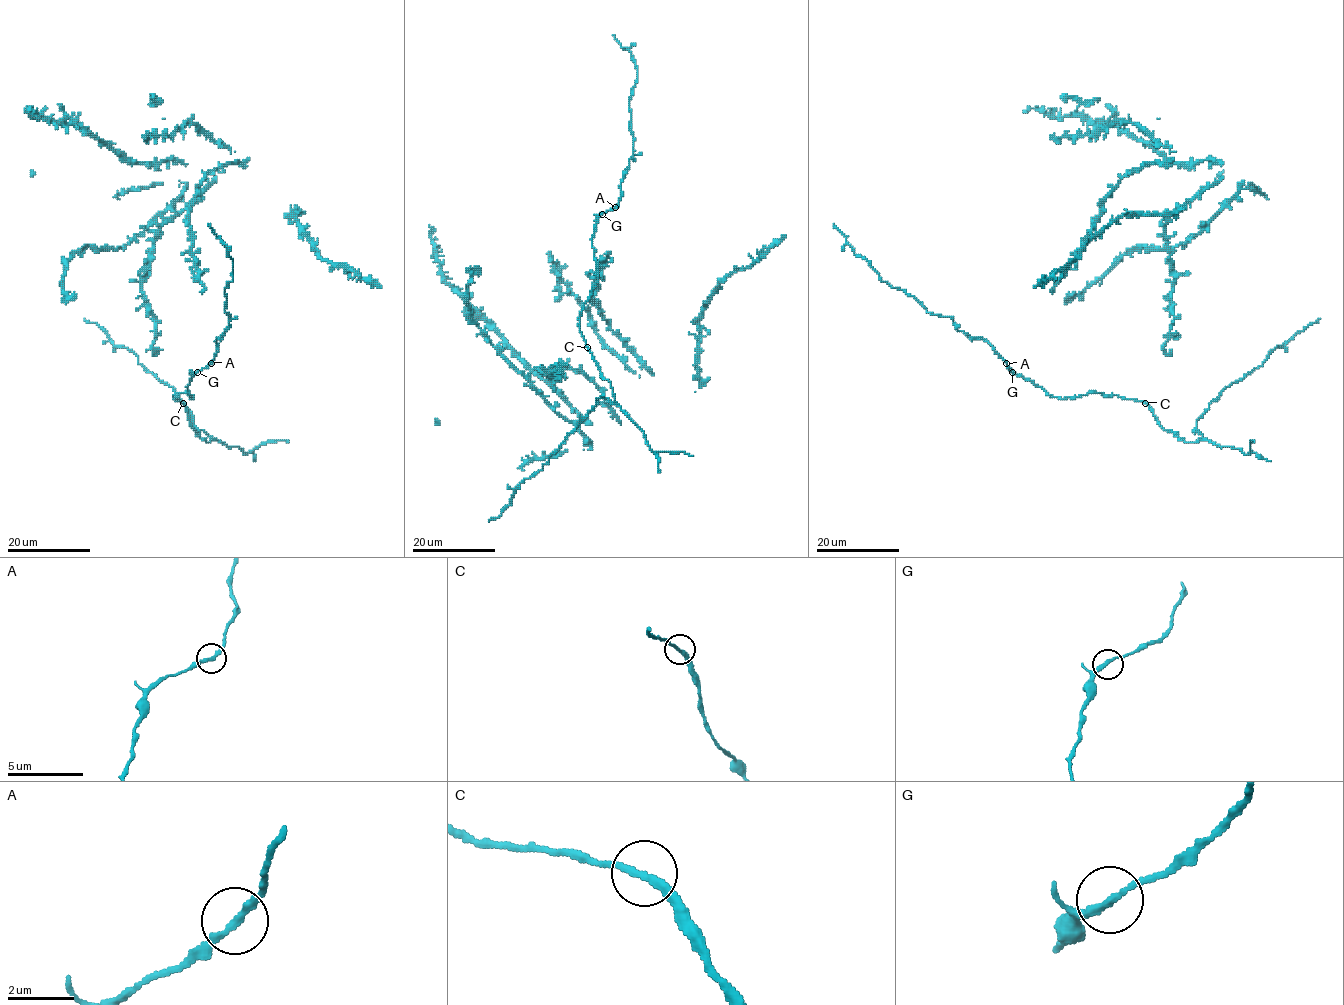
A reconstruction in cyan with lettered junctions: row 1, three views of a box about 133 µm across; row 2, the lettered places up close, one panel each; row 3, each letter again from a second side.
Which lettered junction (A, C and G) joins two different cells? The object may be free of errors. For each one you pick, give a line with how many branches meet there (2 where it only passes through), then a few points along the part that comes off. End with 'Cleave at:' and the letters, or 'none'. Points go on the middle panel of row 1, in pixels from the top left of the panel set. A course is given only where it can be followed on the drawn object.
Cleave at: none

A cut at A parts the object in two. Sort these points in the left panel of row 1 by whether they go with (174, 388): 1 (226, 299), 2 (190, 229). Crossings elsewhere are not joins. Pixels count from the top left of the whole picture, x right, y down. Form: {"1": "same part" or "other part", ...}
{"1": "other part", "2": "same part"}

